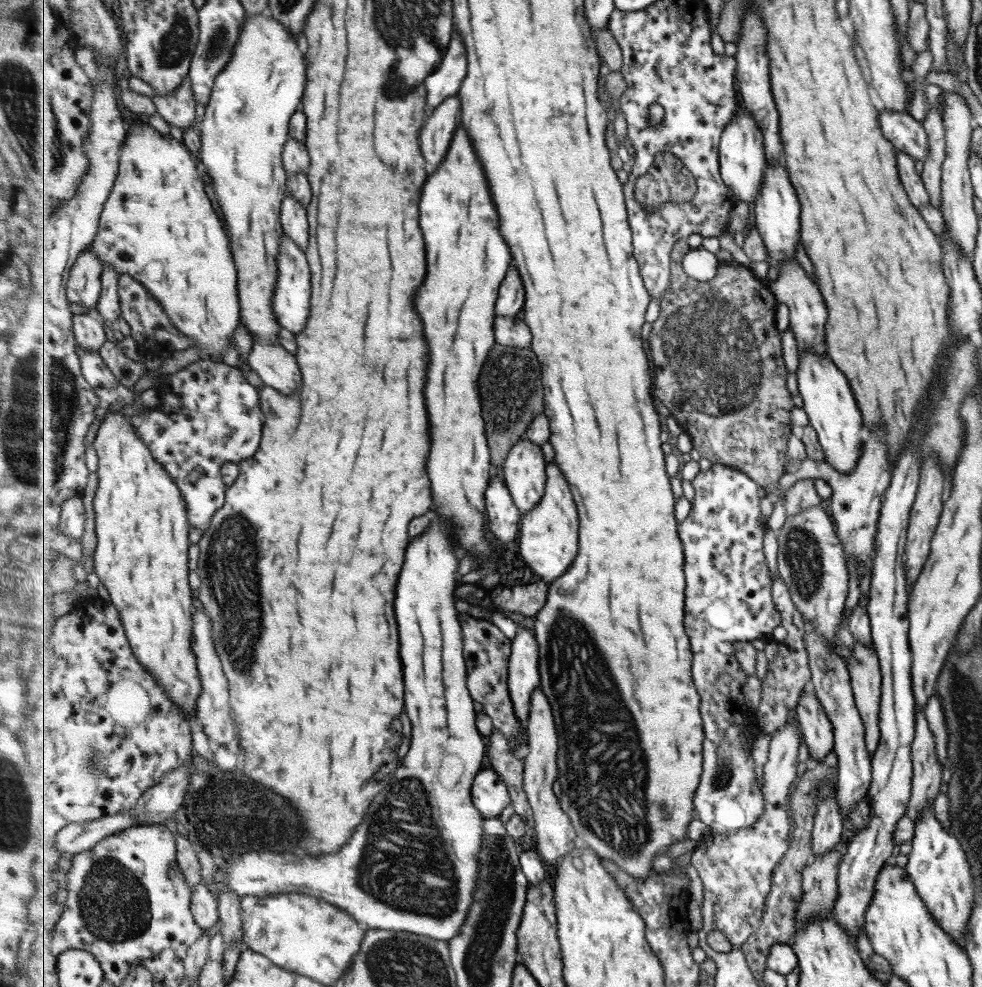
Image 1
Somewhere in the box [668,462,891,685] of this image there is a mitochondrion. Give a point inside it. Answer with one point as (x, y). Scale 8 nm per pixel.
(802, 553)

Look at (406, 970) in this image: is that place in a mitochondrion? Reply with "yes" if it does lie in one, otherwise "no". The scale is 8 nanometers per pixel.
yes

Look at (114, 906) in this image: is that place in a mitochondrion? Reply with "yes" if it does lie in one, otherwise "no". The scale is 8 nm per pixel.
yes

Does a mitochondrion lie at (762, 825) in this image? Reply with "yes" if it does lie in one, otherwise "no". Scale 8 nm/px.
no

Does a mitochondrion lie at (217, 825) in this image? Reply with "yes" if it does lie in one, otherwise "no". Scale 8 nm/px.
yes

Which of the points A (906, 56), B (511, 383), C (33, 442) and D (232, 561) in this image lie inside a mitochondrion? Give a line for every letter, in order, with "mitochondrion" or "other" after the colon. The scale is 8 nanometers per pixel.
A: other
B: mitochondrion
C: mitochondrion
D: mitochondrion

